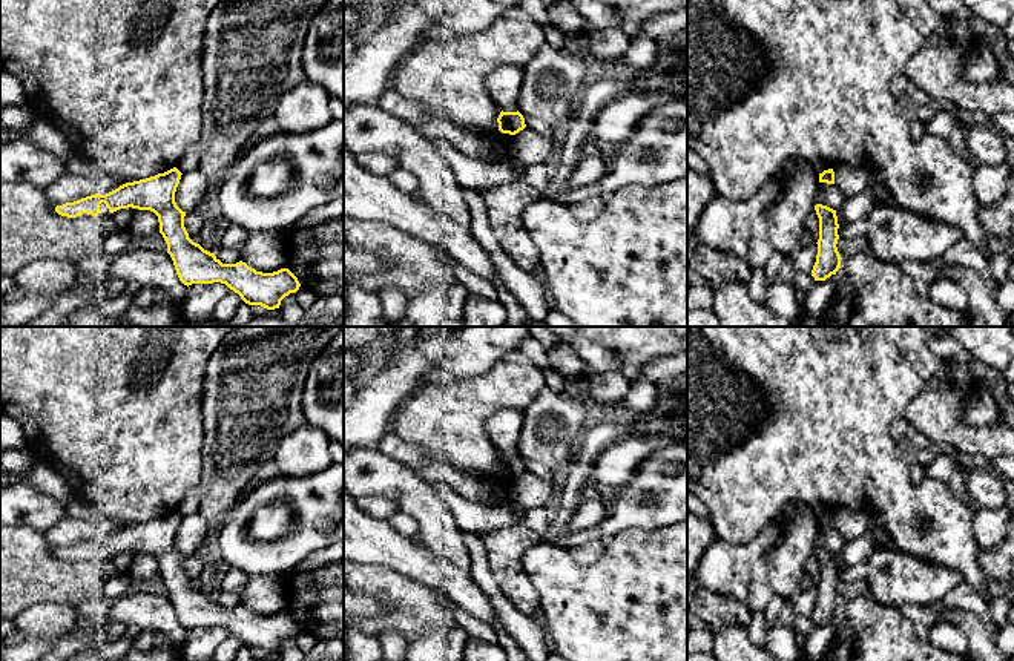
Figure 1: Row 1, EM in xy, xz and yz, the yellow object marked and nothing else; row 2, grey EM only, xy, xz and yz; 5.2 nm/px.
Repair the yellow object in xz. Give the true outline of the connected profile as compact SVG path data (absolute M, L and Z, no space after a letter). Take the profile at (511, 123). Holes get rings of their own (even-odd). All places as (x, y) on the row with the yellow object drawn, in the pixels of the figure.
M500 112L499 118L499 130L502 133L515 135L526 127L523 115L517 112Z

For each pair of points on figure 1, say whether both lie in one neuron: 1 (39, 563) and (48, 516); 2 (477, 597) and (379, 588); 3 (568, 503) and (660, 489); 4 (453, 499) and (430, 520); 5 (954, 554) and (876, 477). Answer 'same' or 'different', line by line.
1: different
2: different
3: same
4: different
5: same

